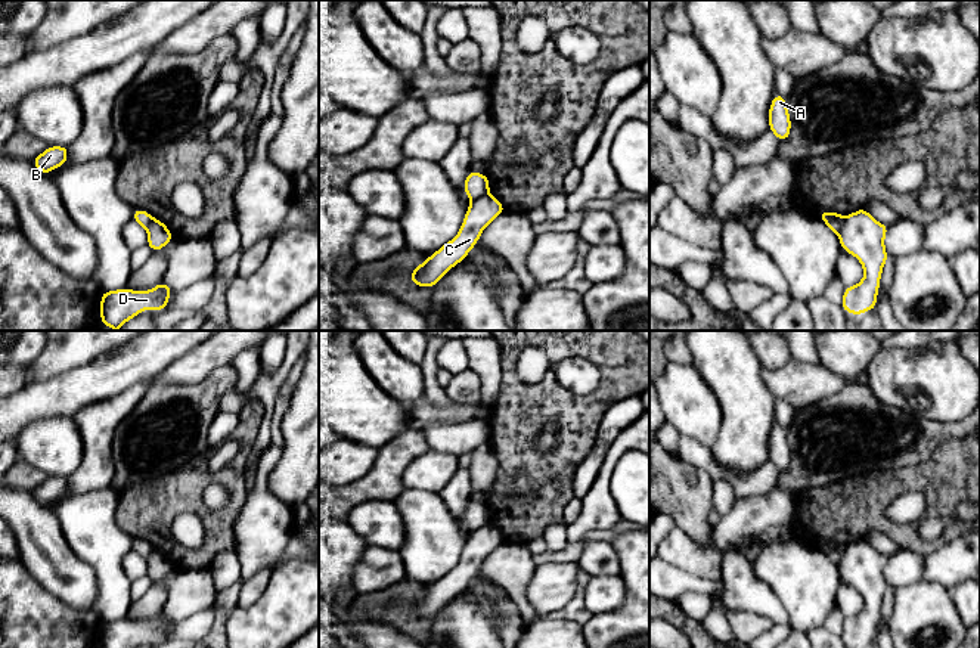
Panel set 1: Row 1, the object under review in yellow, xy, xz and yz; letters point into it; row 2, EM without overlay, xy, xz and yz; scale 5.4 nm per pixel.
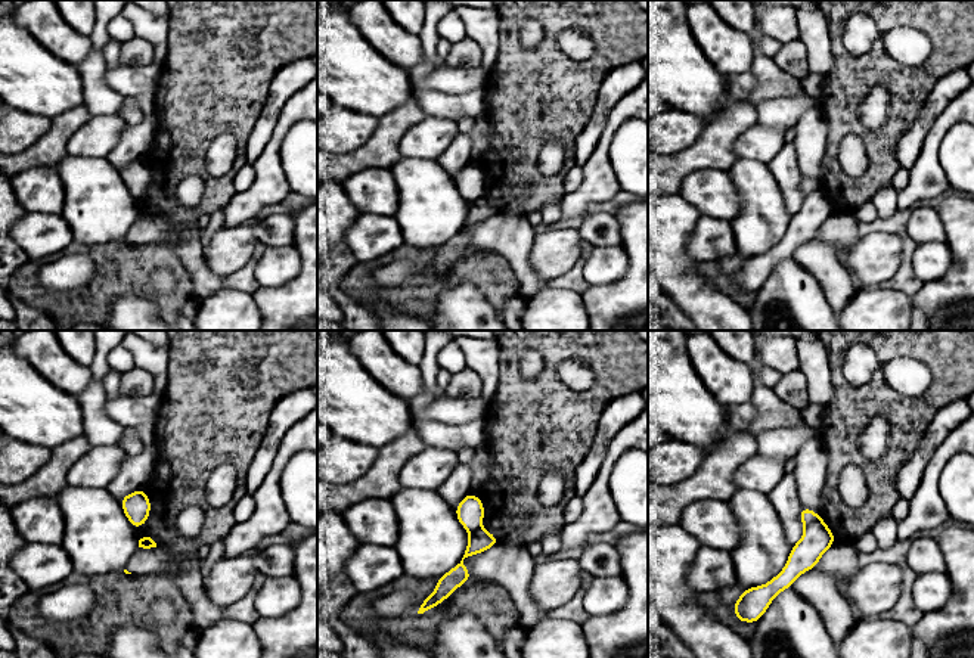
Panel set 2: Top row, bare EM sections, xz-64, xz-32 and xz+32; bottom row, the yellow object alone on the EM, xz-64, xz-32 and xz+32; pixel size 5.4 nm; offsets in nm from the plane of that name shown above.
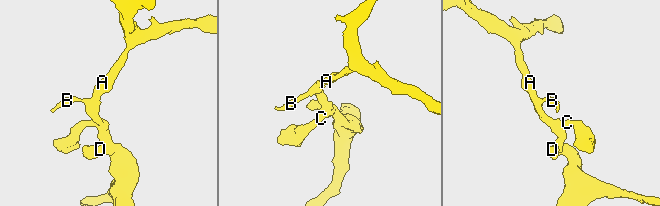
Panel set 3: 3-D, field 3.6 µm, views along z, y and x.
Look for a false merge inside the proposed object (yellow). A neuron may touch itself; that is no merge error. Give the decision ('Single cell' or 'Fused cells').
Fused cells

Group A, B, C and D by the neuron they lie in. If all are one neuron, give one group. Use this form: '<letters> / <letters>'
A B / C D

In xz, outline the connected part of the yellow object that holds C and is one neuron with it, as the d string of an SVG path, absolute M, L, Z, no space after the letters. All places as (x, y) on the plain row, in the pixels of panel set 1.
M489 523L471 531L458 565L412 601L413 616L434 618L452 598L466 590L483 561L503 543L503 534Z

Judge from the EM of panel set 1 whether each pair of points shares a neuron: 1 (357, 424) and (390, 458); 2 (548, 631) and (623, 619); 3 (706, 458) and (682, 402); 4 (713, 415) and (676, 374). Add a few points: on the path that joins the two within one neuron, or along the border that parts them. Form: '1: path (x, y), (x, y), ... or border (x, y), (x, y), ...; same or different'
1: border (409, 428), (378, 449); different
2: border (582, 626), (583, 632); different
3: border (681, 434), (689, 436), (710, 447); different
4: path (703, 405), (682, 384); same

